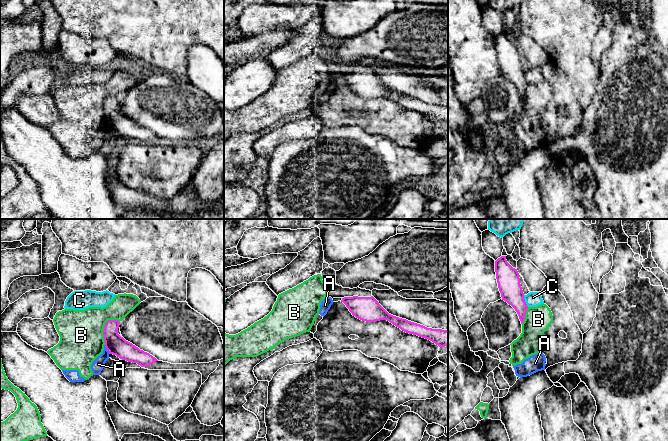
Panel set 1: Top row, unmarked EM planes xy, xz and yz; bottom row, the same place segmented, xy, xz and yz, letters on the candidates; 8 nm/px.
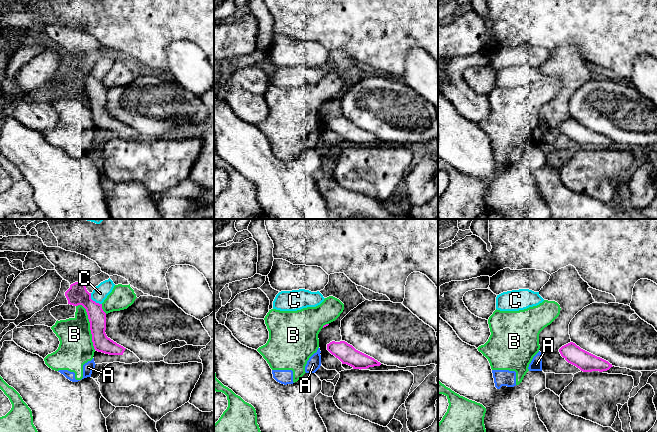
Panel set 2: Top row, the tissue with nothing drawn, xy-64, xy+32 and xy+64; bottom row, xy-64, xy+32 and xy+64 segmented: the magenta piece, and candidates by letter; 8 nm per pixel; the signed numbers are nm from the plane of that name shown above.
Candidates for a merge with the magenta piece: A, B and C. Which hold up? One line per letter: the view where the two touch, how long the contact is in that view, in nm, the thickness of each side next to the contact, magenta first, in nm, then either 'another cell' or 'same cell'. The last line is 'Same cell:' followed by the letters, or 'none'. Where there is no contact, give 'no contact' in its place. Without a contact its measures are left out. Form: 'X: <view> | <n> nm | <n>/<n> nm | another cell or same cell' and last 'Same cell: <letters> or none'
A: xy | 80 nm | 160/100 nm | another cell
B: xy | 240 nm | 160/360 nm | another cell
C: yz | 100 nm | 180/130 nm | another cell
Same cell: none

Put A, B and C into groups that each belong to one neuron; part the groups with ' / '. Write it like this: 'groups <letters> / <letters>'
groups A B / C

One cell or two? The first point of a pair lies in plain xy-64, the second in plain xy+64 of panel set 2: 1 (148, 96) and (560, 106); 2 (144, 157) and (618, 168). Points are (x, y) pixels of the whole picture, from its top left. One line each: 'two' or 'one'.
1: two
2: one

